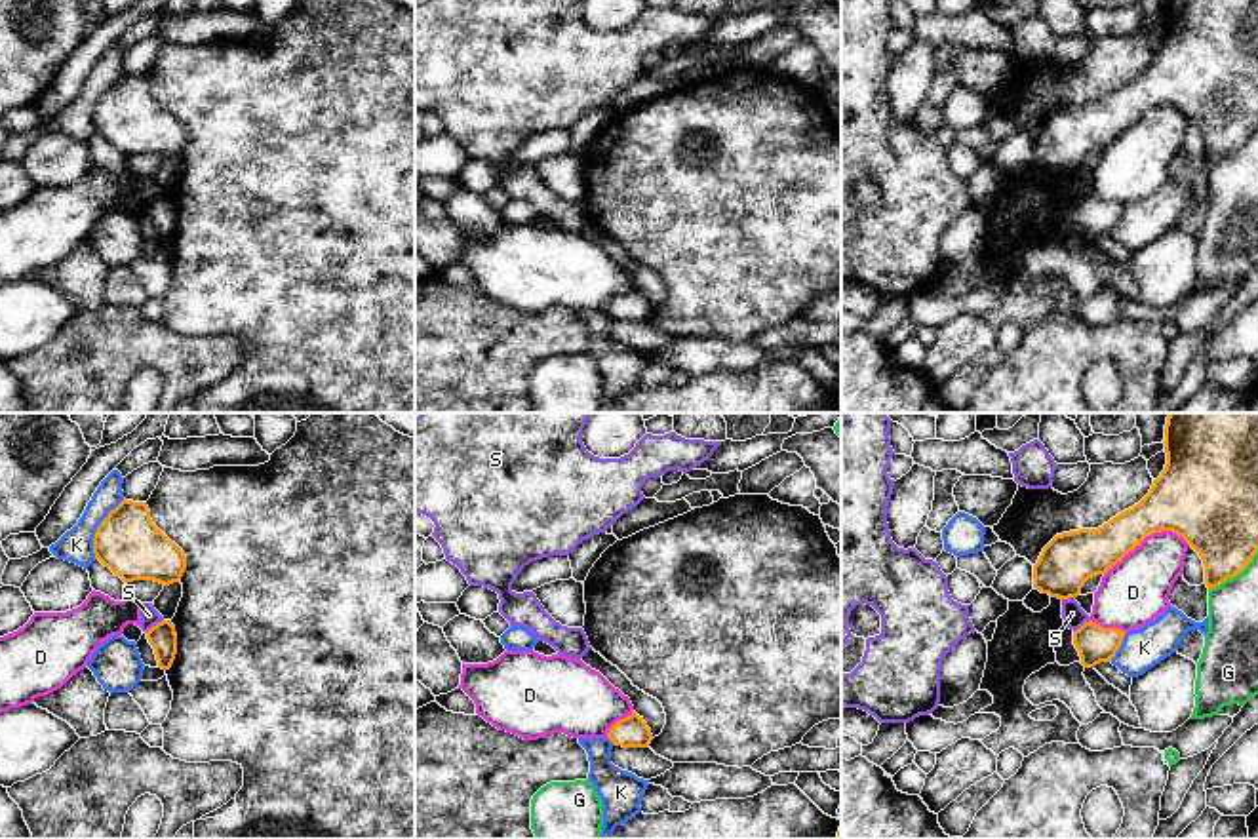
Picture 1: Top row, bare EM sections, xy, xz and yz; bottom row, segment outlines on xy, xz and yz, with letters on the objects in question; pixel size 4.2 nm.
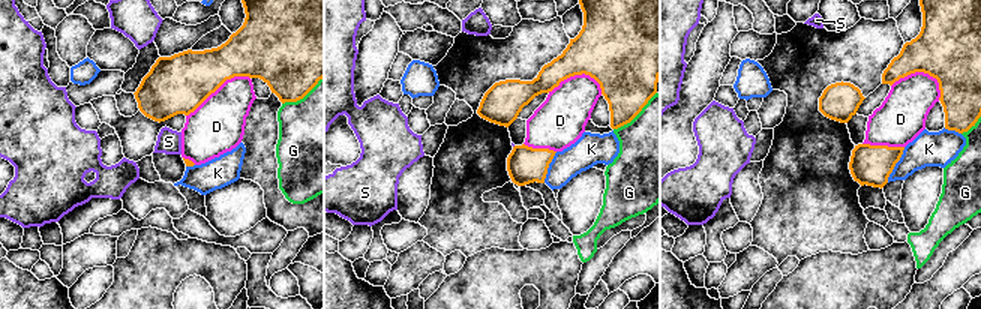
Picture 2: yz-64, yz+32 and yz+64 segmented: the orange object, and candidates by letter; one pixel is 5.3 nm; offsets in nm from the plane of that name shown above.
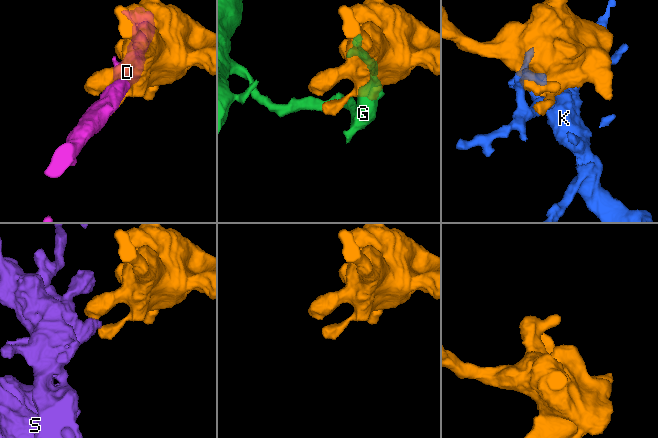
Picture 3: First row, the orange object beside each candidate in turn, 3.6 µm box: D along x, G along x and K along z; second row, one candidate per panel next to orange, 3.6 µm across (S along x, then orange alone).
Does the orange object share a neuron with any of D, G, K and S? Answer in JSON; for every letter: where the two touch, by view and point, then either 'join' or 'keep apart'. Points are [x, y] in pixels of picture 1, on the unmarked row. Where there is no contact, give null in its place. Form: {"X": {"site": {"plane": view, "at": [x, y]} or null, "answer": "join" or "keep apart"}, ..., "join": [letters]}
{"D": {"site": {"plane": "yz", "at": [1146, 109]}, "answer": "keep apart"}, "G": {"site": {"plane": "yz", "at": [1236, 149]}, "answer": "keep apart"}, "K": {"site": {"plane": "xy", "at": [98, 101]}, "answer": "keep apart"}, "S": {"site": {"plane": "xy", "at": [153, 200]}, "answer": "keep apart"}, "join": []}

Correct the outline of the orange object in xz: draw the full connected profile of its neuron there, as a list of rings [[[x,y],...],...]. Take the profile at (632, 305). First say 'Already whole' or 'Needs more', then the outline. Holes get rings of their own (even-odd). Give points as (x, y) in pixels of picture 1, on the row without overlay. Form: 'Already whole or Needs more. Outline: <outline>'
Already whole. Outline: [[[632,285],[628,291],[617,295],[609,302],[607,312],[615,320],[622,322],[647,322],[653,314],[653,308],[643,291]]]

